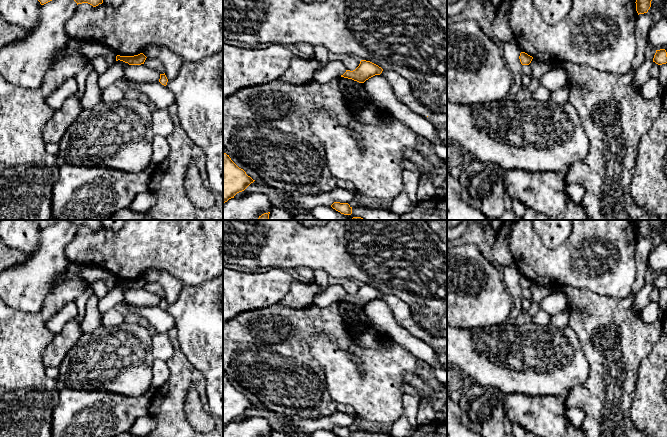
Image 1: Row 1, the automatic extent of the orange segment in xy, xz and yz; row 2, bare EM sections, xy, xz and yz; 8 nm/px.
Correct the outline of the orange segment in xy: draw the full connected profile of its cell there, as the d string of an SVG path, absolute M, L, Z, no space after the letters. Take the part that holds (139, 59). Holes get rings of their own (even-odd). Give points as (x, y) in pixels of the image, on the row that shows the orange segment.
M140 53L140 54L134 55L134 56L117 55L116 61L120 60L120 61L123 61L125 63L128 63L129 65L141 65L141 64L144 64L146 58L147 57L143 53Z

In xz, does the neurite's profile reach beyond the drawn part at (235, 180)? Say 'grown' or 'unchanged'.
unchanged

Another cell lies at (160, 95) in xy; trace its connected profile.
M128 79L122 80L126 80L132 88L145 94L158 109L168 109L171 105L174 105L174 94L167 88L167 86L162 85L159 81L137 82Z

